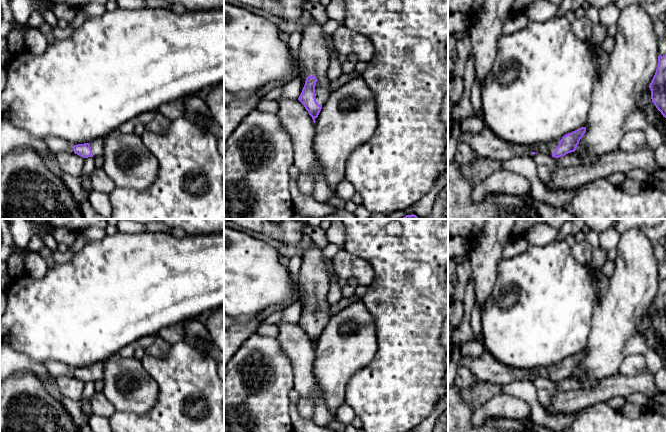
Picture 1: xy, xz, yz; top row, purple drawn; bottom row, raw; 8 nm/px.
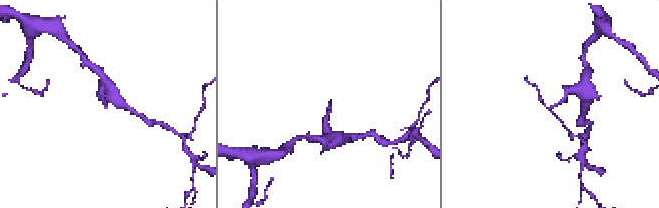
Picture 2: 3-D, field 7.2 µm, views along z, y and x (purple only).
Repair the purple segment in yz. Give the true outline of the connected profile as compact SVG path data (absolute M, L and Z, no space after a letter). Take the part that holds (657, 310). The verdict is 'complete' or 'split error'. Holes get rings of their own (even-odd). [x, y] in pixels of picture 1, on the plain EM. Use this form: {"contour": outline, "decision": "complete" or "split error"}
{"contour": "M666 278L658 280L657 293L649 312L652 326L666 342Z", "decision": "complete"}

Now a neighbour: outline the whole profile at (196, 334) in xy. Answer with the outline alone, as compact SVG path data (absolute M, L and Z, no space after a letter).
M190 319L185 322L184 328L183 340L188 345L211 357L217 364L224 362L224 352L214 344L204 323L196 319Z

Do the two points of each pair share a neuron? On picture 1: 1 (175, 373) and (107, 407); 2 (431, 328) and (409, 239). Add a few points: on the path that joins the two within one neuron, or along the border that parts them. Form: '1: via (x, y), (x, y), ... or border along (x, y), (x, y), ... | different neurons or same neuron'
1: border along (115, 410), (108, 418) | different neurons
2: via (417, 306), (417, 261) | same neuron

